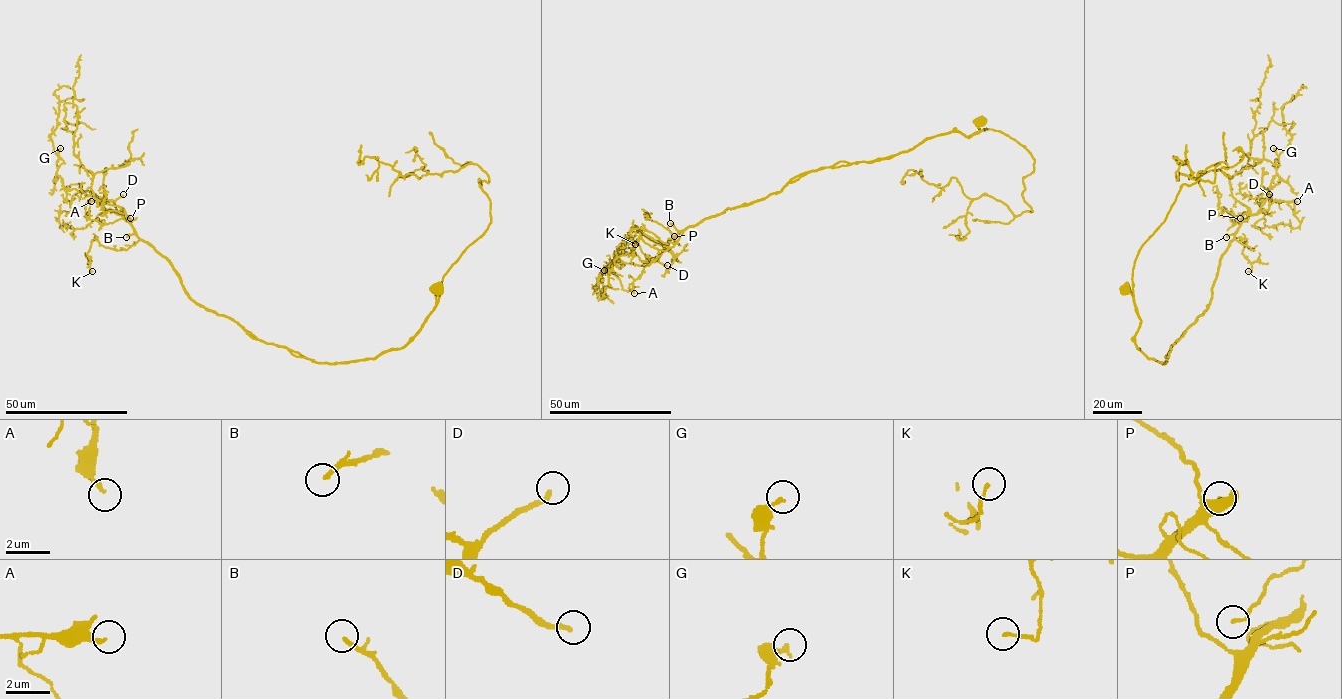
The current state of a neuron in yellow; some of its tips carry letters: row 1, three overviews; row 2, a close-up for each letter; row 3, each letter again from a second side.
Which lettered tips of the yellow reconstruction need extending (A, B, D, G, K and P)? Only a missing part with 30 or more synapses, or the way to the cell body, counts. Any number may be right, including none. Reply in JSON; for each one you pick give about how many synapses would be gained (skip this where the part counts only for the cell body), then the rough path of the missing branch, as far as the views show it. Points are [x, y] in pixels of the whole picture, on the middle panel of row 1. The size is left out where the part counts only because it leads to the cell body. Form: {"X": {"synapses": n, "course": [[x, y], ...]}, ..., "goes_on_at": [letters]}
{"D": {"synapses": 70, "course": [[667, 265], [668, 272], [660, 279], [652, 299], [656, 307], [651, 309], [654, 307]]}, "goes_on_at": ["D"]}

